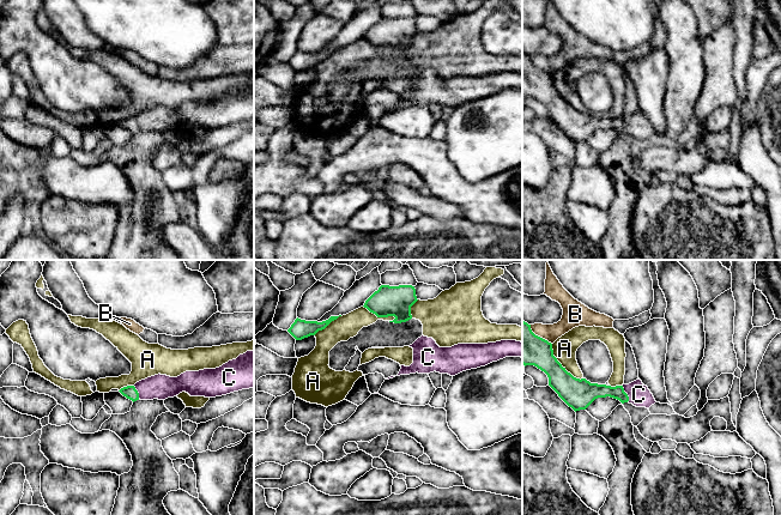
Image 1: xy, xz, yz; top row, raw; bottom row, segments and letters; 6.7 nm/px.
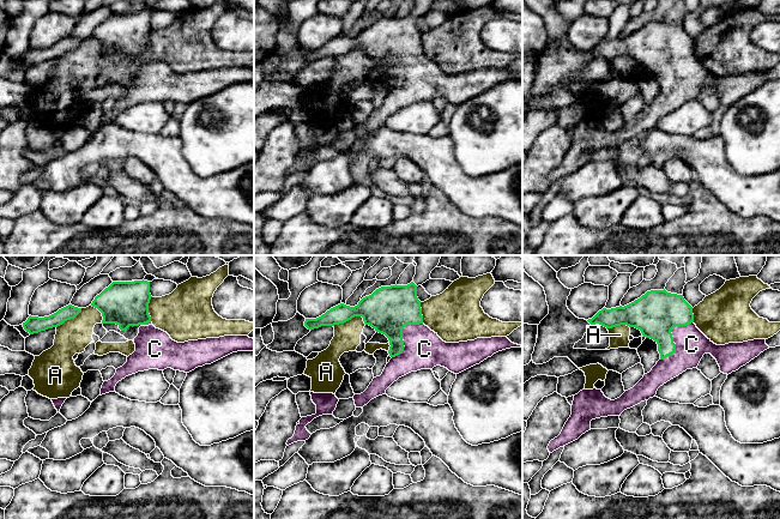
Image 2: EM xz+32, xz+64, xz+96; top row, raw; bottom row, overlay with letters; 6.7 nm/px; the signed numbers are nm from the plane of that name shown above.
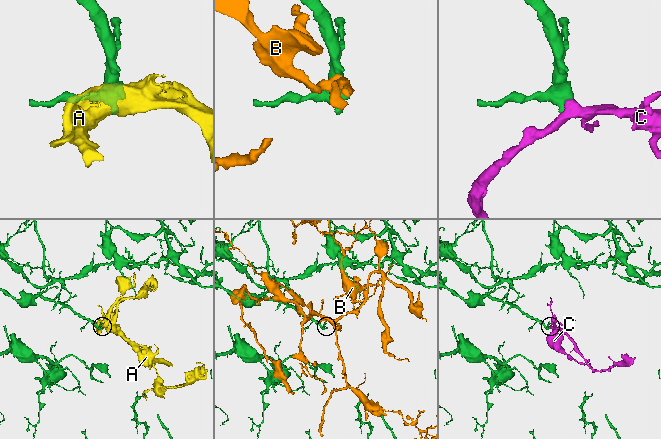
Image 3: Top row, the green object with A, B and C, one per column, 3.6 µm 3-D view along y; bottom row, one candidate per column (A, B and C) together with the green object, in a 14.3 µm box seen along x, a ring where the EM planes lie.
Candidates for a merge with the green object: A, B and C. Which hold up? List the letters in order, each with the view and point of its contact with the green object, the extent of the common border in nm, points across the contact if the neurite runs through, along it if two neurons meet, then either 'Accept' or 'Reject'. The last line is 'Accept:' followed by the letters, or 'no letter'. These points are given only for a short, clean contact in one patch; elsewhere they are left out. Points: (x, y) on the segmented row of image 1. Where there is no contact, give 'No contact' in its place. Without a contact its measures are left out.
A: Touches green at yz (561, 365). Shared border 320 nm. Reject
B: Touches green at yz (539, 337). Shared border 200 nm. Reject
C: Touches green at yz (627, 394). Shared border 120 nm. Path across: yz (589, 392), (619, 392), (627, 394), (639, 394). Accept
Accept: C

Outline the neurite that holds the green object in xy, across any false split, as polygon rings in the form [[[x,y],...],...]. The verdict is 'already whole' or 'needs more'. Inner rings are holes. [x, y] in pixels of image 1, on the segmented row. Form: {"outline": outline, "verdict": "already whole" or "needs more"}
{"outline": [[[254,351],[216,369],[186,371],[177,377],[158,374],[119,392],[134,402],[139,399],[165,400],[182,392],[190,396],[216,398],[249,388],[254,388]]], "verdict": "needs more"}

